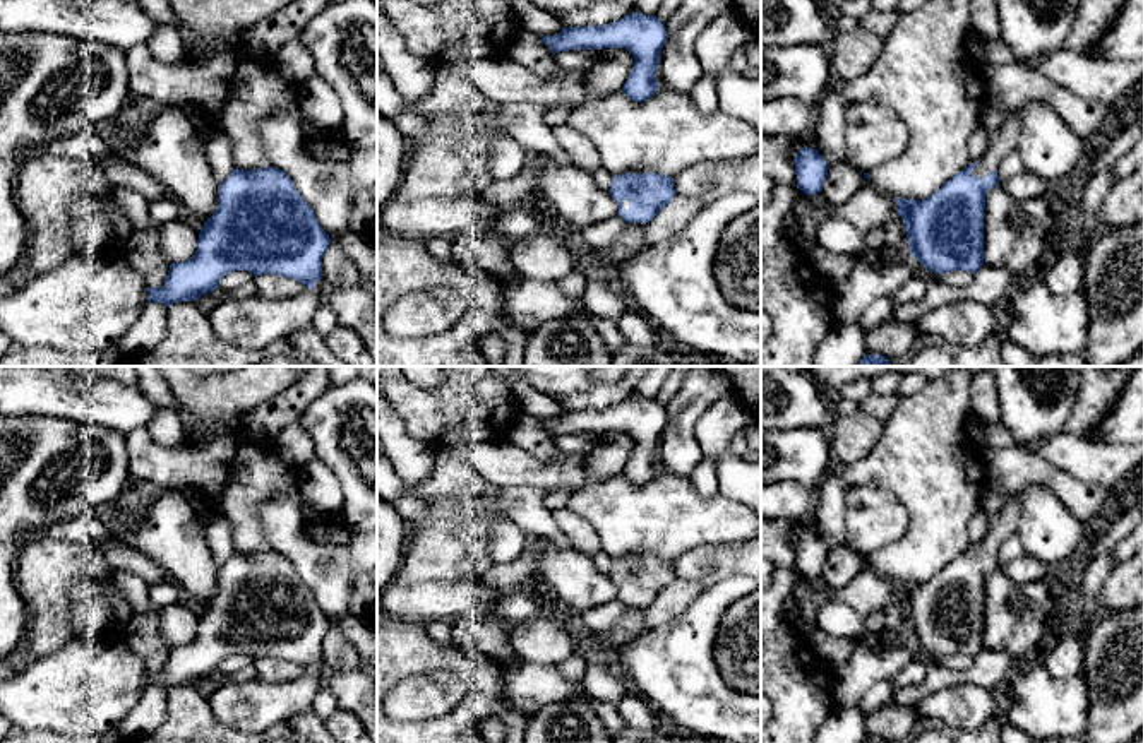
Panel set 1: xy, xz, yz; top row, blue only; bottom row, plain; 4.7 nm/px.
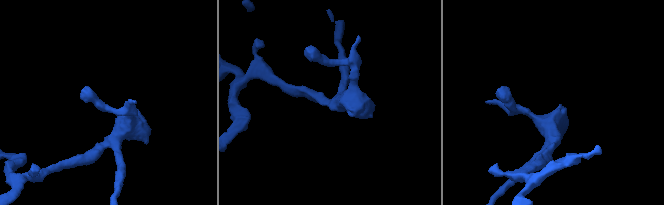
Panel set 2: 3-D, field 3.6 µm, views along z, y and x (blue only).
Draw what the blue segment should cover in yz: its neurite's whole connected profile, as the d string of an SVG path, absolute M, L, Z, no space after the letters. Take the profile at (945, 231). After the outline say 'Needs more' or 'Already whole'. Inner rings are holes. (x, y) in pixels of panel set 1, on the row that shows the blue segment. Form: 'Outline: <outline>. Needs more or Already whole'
Outline: M1009 110L1004 125L989 132L989 147L978 163L968 164L956 173L932 195L913 199L895 199L898 216L903 219L910 253L931 272L944 274L966 270L975 274L984 265L984 209L985 195L999 185L997 166L1013 151L1016 151L1021 134L1021 122Z. Needs more

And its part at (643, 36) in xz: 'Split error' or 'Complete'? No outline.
Complete

